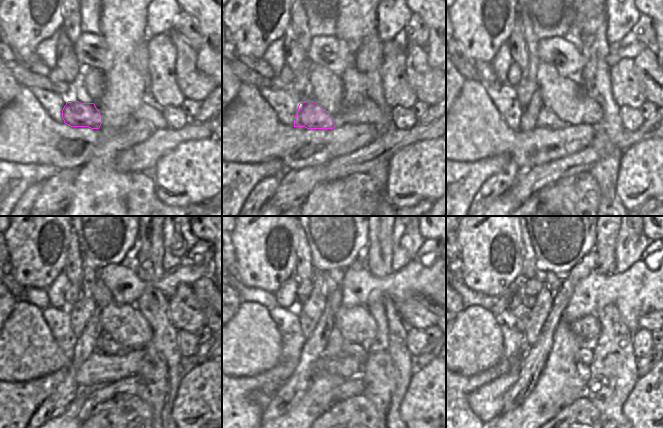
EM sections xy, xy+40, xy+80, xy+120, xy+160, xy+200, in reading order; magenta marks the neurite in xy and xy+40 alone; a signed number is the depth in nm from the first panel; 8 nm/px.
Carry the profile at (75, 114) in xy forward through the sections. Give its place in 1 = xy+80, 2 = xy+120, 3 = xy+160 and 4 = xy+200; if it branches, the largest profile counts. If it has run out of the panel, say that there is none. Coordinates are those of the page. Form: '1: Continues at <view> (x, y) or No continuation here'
1: Continues at xy+80 (546, 119)
2: Continues at xy+120 (105, 345)
3: Continues at xy+160 (359, 352)
4: Continues at xy+200 (585, 354)

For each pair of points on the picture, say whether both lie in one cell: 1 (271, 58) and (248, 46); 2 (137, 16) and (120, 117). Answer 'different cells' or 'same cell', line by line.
1: different cells
2: same cell

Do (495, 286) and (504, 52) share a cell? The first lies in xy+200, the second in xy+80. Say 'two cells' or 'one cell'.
two cells

